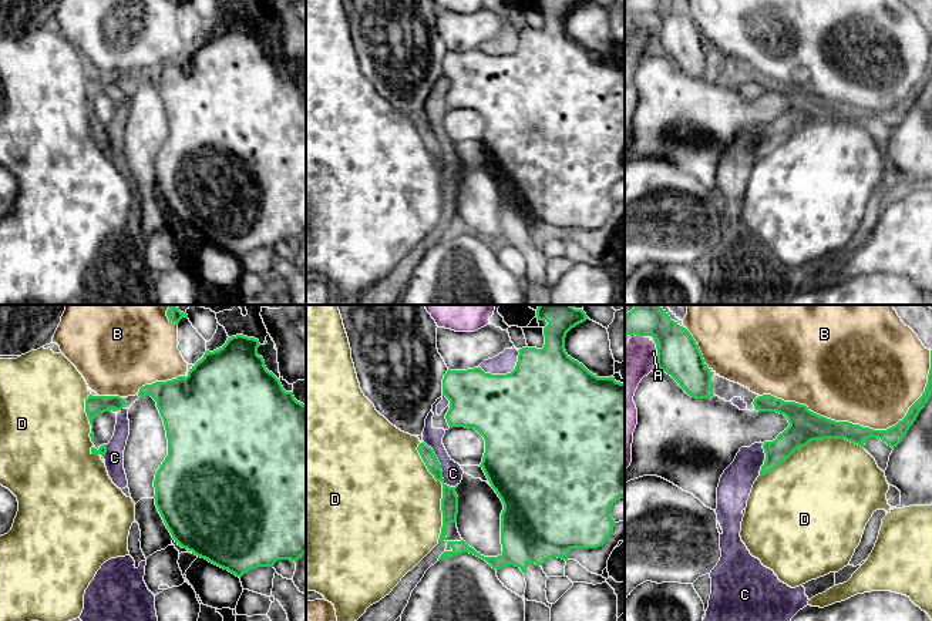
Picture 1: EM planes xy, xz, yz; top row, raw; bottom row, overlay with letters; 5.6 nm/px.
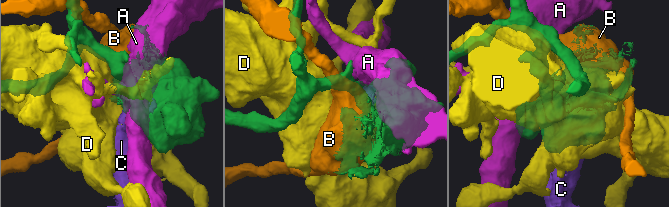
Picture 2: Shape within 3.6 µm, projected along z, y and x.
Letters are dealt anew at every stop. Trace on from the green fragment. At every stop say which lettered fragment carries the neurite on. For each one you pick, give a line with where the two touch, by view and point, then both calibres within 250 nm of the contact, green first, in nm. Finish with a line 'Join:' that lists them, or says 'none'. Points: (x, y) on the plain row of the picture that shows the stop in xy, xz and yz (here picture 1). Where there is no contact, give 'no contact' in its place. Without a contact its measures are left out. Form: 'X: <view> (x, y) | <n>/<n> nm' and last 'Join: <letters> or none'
Join: none

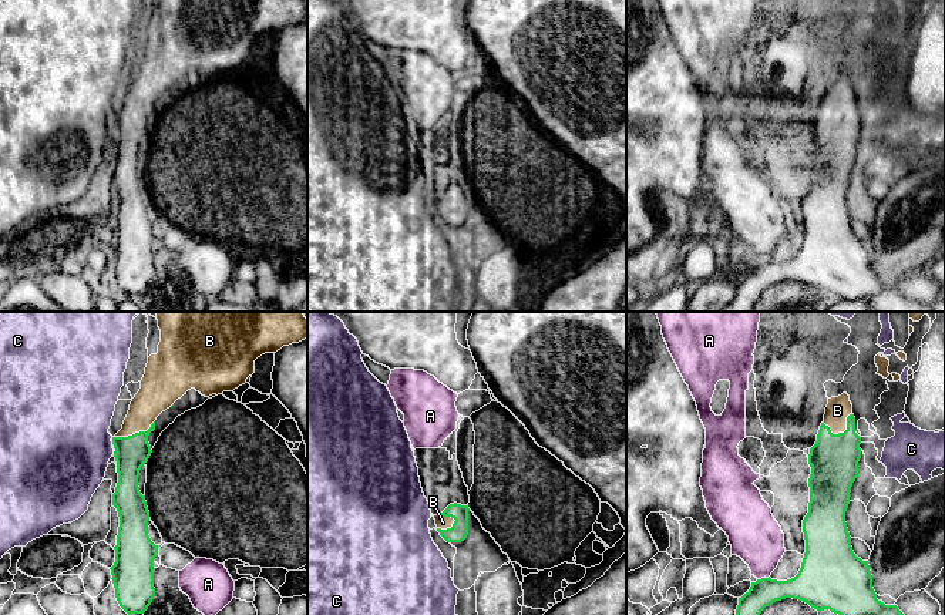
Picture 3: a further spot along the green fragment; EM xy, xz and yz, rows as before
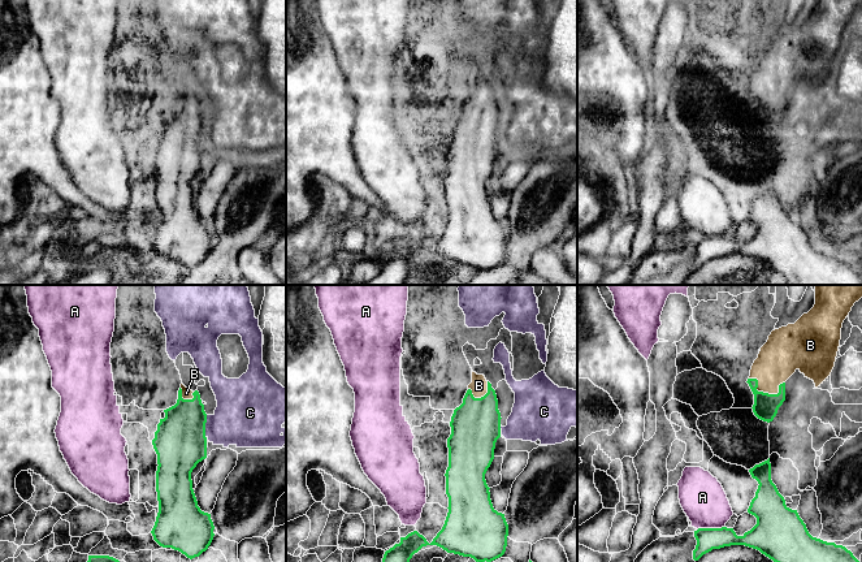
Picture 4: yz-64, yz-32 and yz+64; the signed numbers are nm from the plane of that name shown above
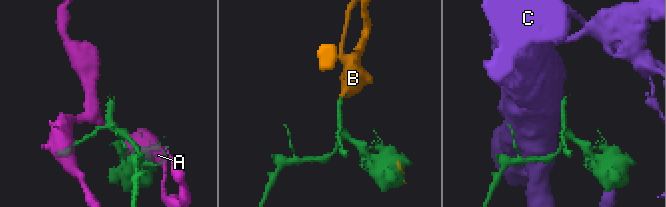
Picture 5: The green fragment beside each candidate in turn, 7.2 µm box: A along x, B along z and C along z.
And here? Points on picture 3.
B: yz (841, 114) | 280/140 nm
Join: B

